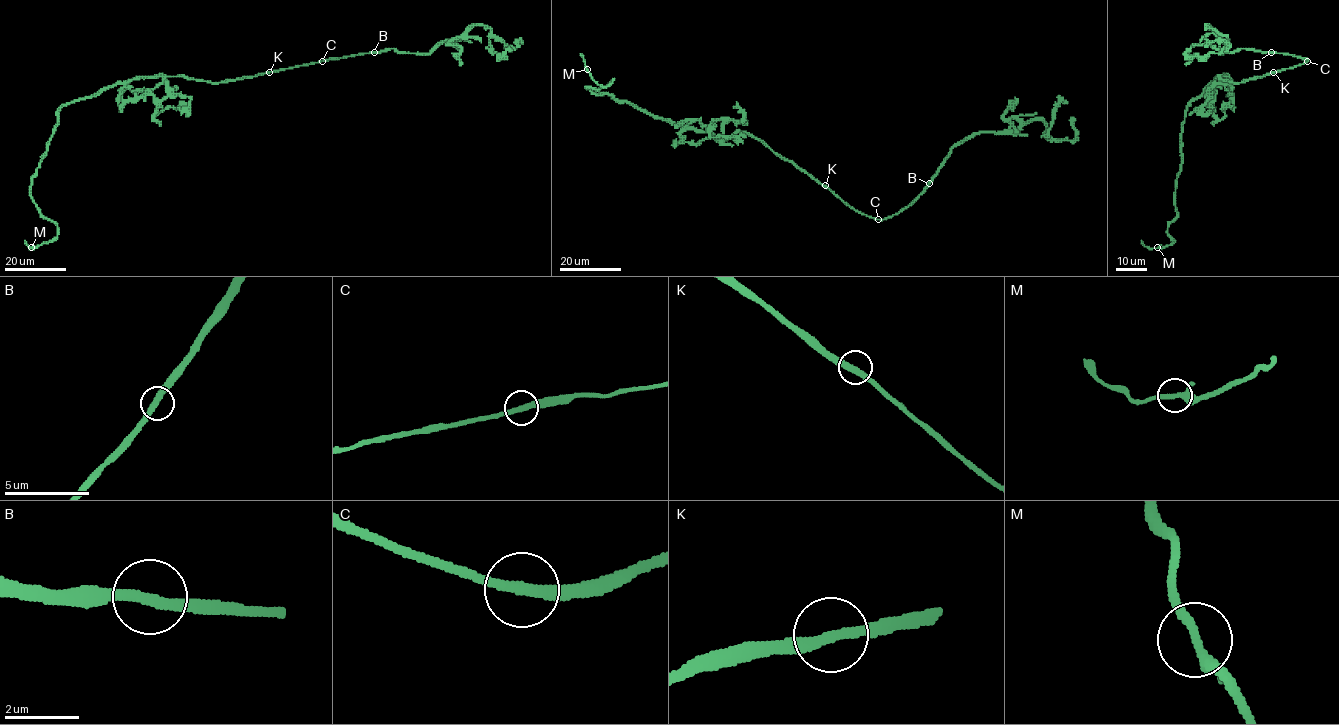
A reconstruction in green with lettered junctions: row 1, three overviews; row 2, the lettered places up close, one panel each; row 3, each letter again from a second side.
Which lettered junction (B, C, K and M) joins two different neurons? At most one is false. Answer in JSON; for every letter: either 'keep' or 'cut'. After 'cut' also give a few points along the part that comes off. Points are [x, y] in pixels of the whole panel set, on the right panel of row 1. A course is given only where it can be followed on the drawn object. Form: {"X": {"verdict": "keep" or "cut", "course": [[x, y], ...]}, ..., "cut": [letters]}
{"B": {"verdict": "keep"}, "C": {"verdict": "keep"}, "K": {"verdict": "keep"}, "M": {"verdict": "keep"}, "cut": []}

